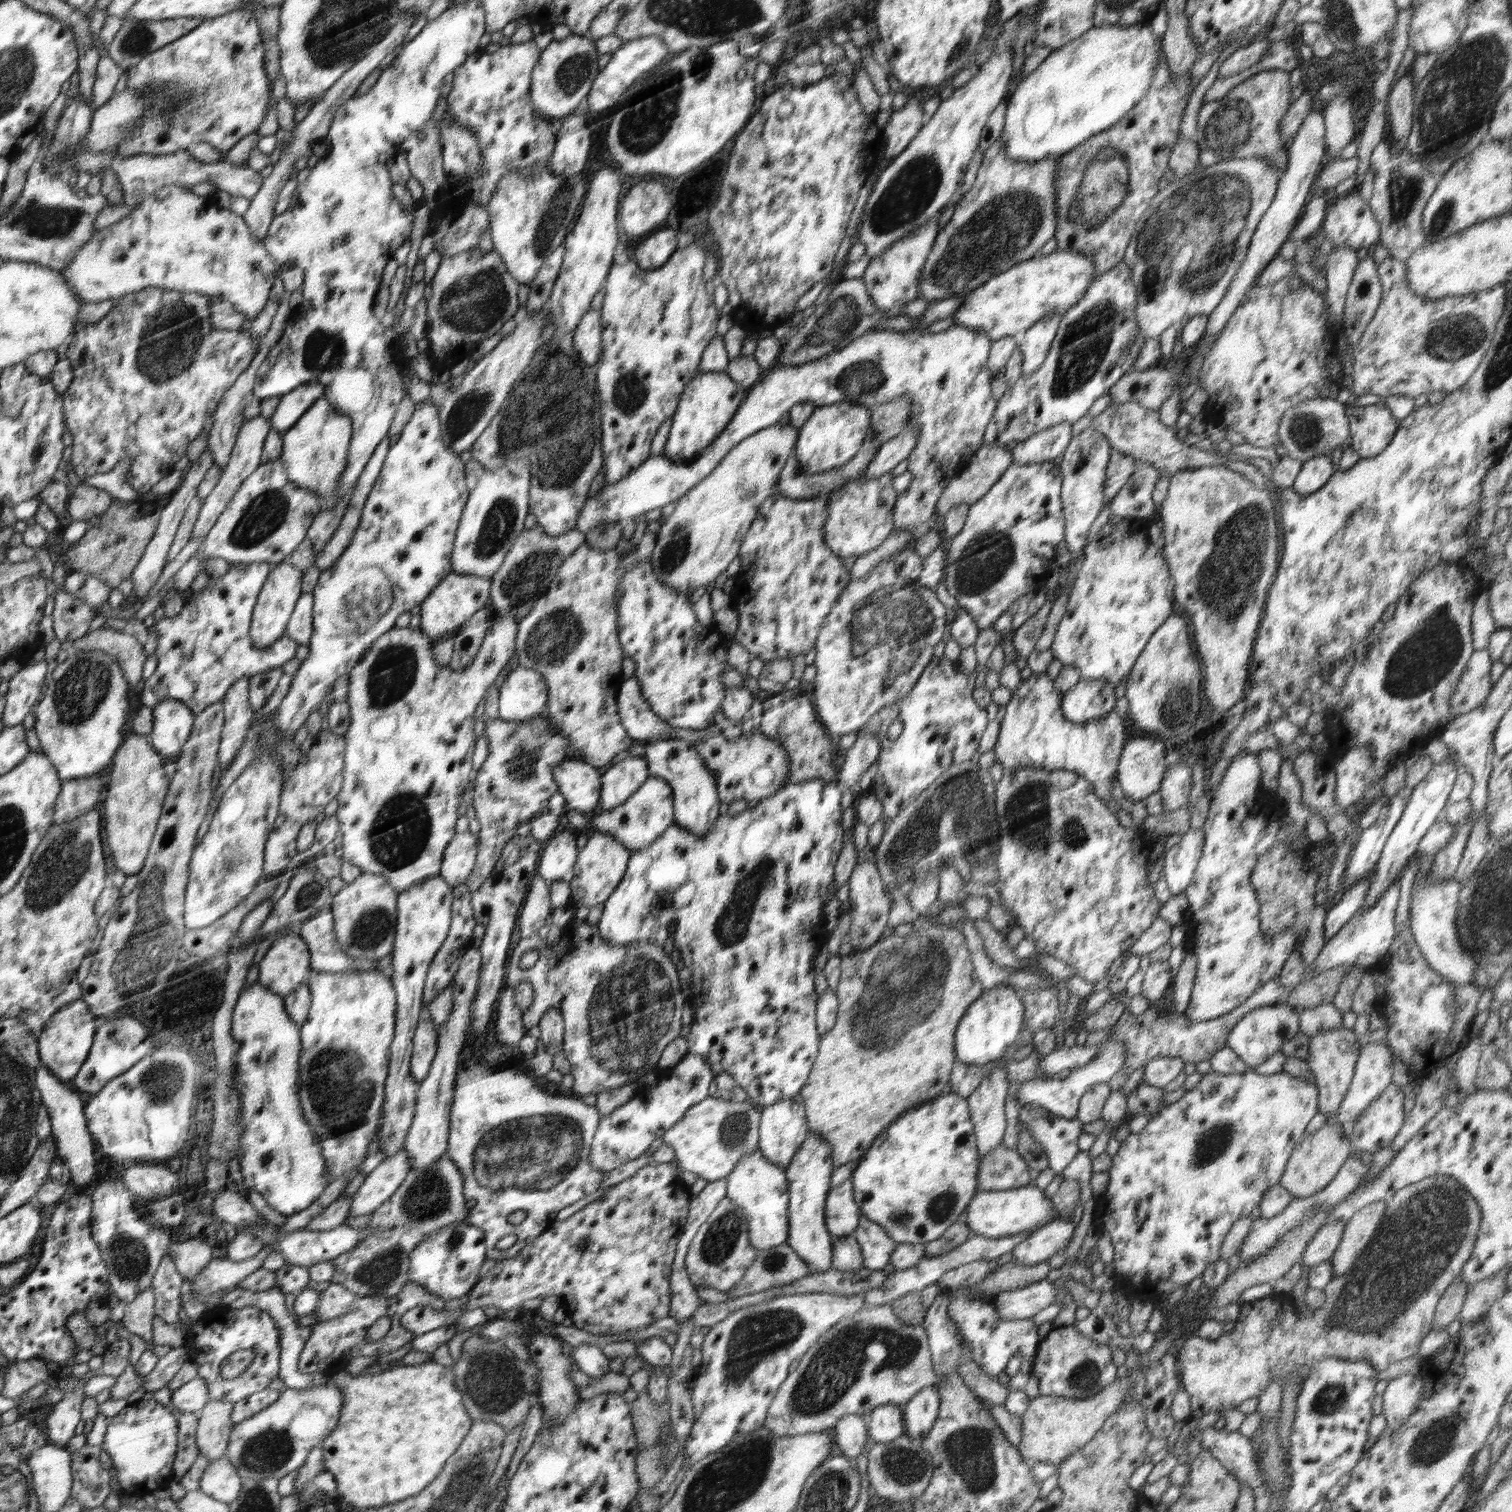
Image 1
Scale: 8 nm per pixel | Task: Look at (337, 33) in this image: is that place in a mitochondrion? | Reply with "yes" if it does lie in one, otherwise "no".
yes

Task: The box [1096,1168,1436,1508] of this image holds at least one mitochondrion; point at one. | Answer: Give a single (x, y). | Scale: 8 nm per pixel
(1333, 1396)

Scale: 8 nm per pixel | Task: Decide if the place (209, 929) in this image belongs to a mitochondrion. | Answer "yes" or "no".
no

